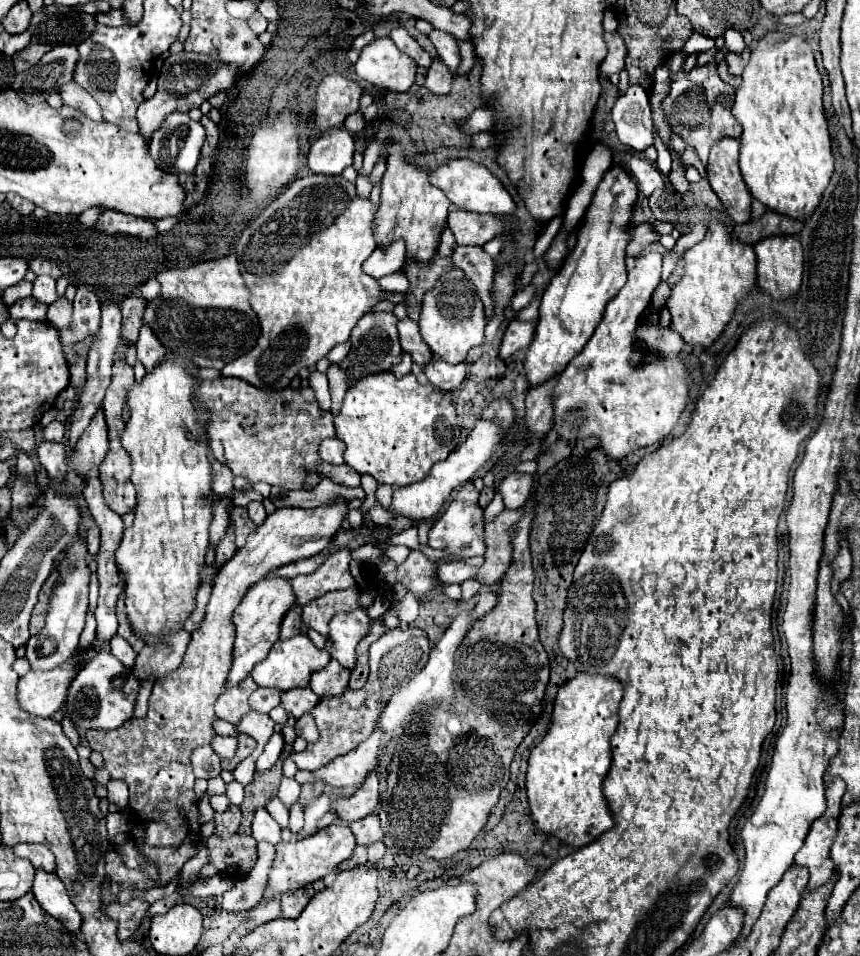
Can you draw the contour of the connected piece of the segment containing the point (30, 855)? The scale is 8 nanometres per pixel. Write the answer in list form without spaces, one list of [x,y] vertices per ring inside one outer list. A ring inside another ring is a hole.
[[[18,844],[12,850],[16,856],[28,858],[36,870],[38,868],[42,868],[46,872],[54,870],[54,854],[44,844]]]

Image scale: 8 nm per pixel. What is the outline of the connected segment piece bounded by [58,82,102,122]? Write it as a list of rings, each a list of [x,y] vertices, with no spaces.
[[[68,82],[66,86],[62,86],[62,90],[58,94],[62,96],[62,102],[66,106],[72,106],[72,108],[80,110],[82,114],[88,114],[90,120],[96,120],[96,122],[102,120],[102,108],[98,106],[98,102],[76,82]]]

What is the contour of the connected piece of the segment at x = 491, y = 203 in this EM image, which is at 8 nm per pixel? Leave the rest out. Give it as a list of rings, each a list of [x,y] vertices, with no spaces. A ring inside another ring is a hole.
[[[450,160],[444,166],[432,170],[430,184],[444,190],[448,200],[460,210],[478,212],[478,214],[512,214],[516,210],[516,204],[502,186],[502,182],[494,174],[490,174],[488,168],[472,160]]]

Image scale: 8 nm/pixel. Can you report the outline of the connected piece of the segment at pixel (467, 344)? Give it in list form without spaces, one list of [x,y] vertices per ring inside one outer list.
[[[458,268],[450,270],[436,282],[432,290],[424,294],[418,324],[420,324],[420,334],[424,342],[430,346],[432,354],[448,364],[464,362],[468,350],[482,344],[486,326],[484,306],[478,292],[474,290],[474,284],[470,282],[470,278],[466,278],[466,274],[462,274],[462,270]]]

